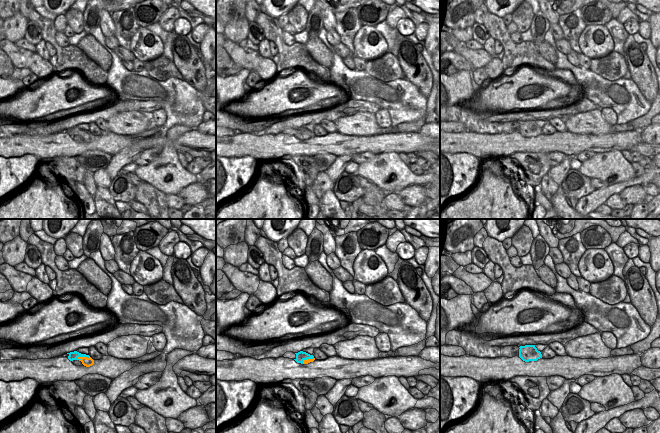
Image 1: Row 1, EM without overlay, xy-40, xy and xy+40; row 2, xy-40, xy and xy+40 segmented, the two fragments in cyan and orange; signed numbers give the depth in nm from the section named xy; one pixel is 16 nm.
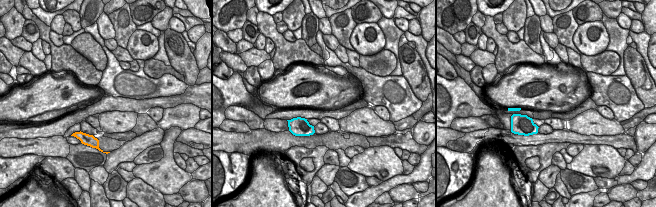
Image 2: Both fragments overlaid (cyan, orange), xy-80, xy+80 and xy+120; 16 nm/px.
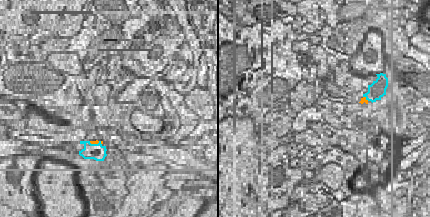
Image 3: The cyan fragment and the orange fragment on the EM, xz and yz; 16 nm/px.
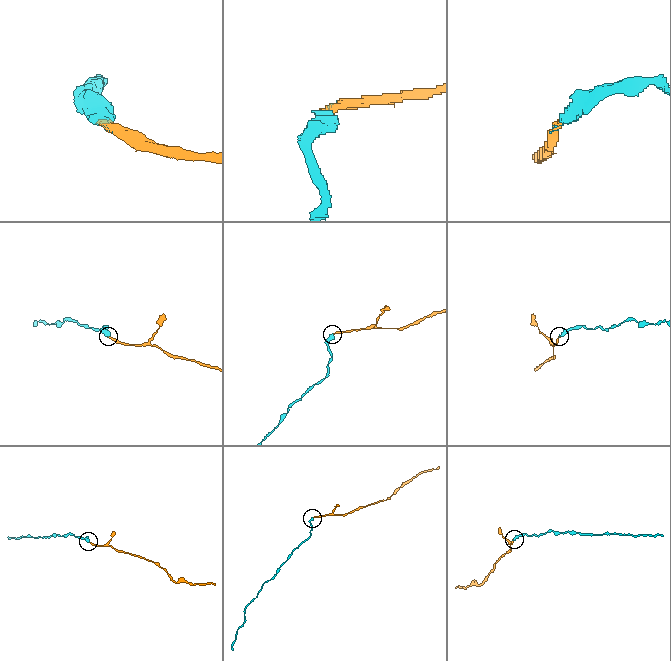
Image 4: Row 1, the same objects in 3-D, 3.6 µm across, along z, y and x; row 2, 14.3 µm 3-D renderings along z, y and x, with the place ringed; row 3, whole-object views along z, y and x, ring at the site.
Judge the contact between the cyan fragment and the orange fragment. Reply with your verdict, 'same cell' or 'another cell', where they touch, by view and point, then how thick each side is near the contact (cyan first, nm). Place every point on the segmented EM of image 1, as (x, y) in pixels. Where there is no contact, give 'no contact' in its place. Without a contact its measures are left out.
another cell; meets cyan in xy-40 at (83, 356); 130 nm thick on the cyan side, 140 nm on the other

